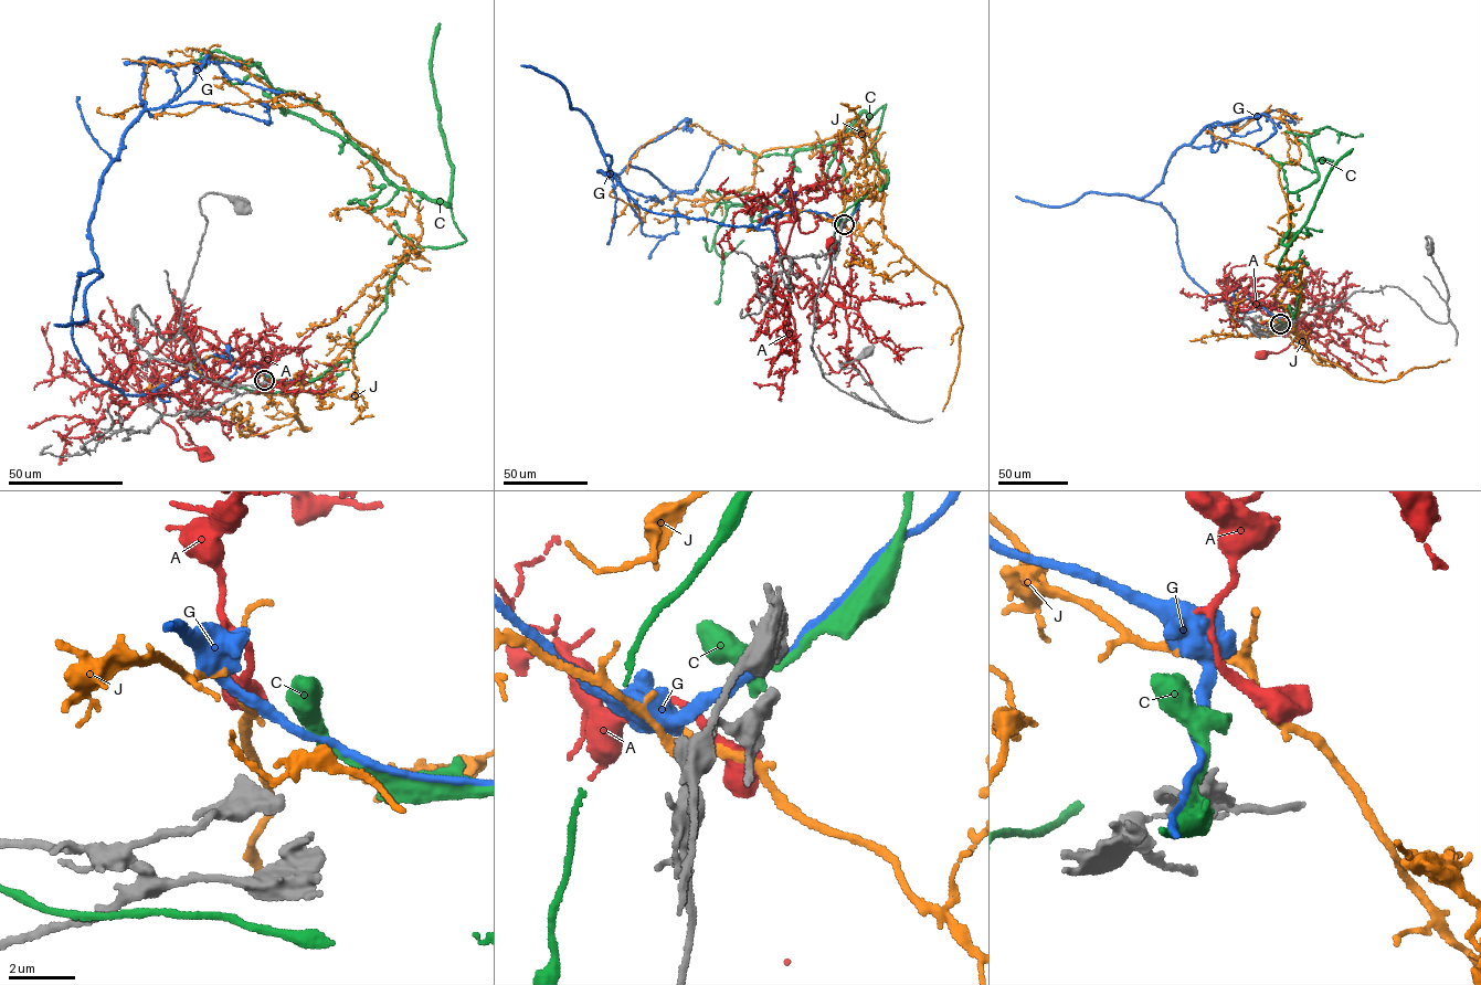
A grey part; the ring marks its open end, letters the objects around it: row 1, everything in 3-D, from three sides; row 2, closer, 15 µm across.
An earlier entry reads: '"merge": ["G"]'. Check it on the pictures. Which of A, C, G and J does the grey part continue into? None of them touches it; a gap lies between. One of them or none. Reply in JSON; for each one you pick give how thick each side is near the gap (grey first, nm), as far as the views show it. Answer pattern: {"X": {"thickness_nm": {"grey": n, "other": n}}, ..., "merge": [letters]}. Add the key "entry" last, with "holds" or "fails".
{"J": {"thickness_nm": {"grey": 480, "other": 240}}, "merge": ["J"], "entry": "fails"}

